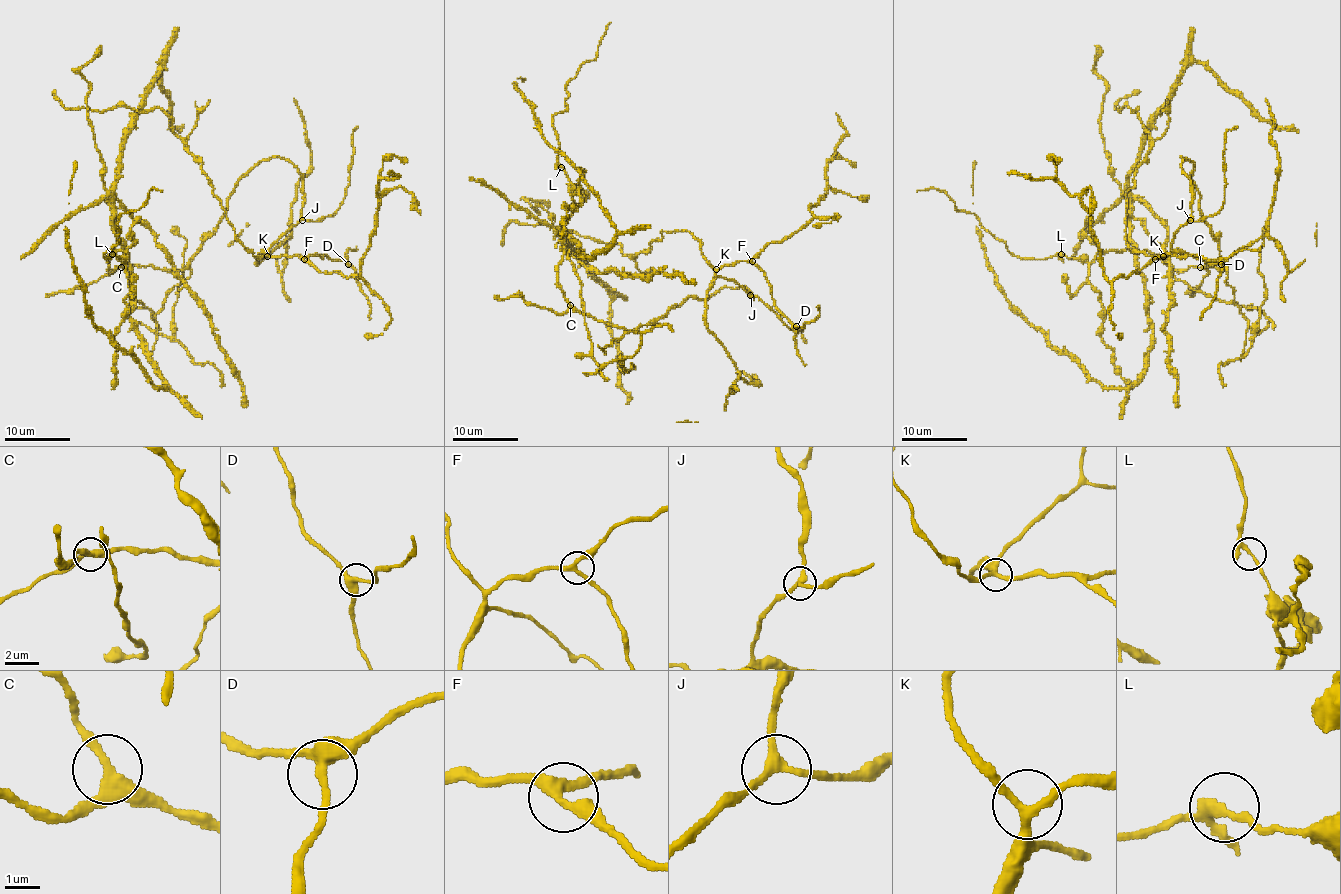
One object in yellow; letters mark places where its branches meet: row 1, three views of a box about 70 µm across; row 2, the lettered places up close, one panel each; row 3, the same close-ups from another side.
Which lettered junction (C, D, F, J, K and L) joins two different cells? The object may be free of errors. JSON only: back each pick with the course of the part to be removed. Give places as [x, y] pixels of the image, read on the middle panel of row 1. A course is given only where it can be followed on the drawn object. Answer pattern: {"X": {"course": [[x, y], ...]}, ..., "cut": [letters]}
{"L": {"course": [[561, 167], [553, 118], [566, 108], [565, 86], [596, 57], [611, 22]]}, "cut": ["L"]}

